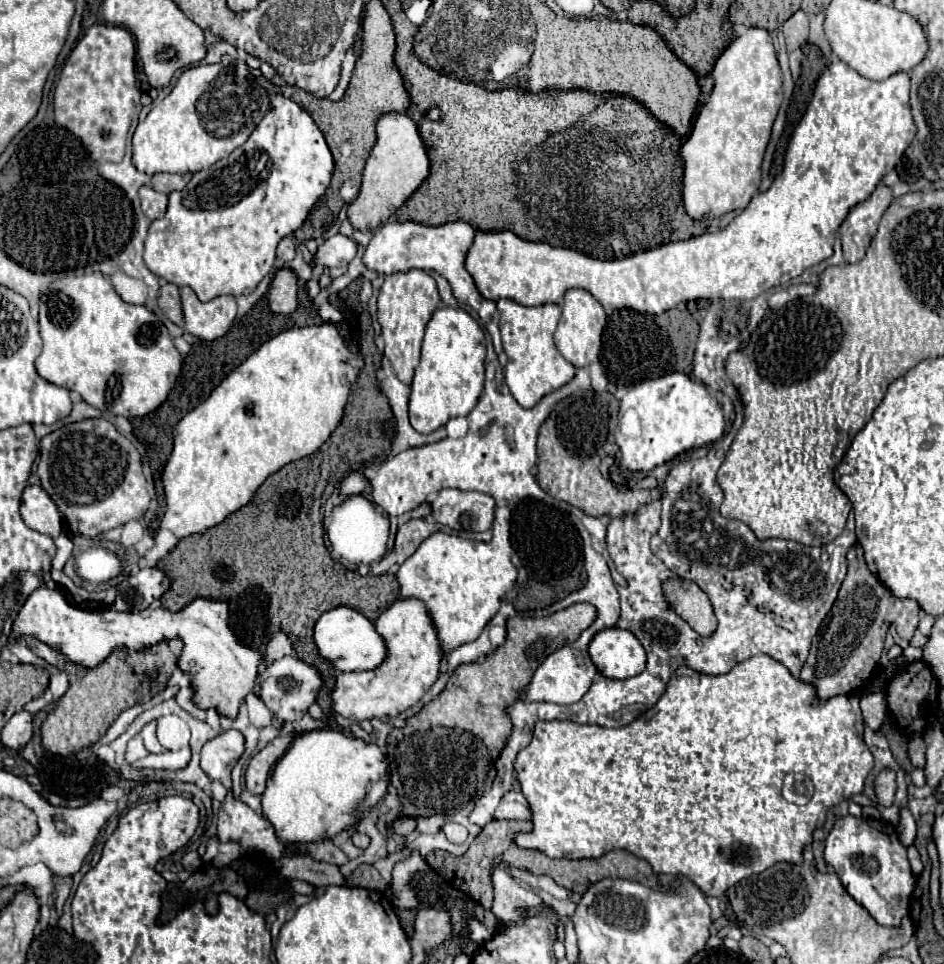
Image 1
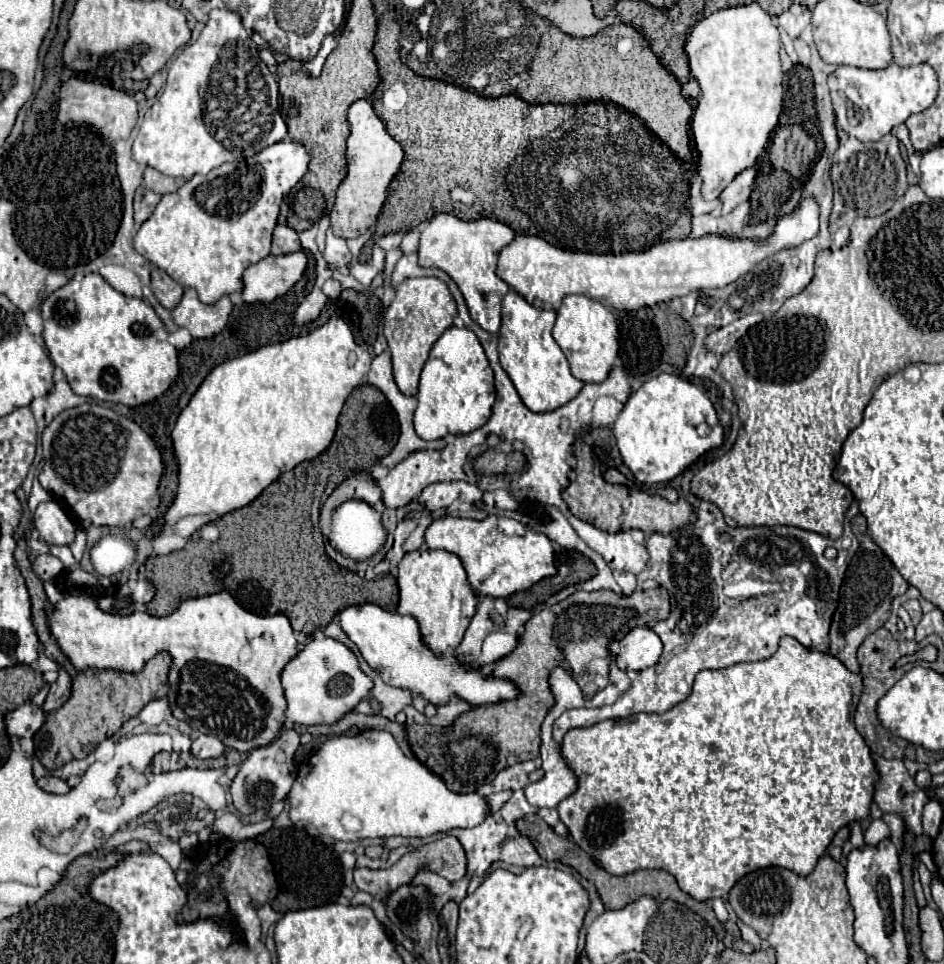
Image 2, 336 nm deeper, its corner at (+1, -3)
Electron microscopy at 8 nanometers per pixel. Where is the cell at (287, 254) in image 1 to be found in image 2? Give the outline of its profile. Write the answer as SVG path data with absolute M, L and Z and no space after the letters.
M276 225L272 235L272 255L288 255L300 251L300 239L294 229L288 225Z

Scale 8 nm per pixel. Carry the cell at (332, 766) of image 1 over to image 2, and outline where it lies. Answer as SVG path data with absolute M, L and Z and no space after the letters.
M364 731L354 737L328 739L304 765L292 785L290 819L302 829L318 829L322 835L330 835L338 841L358 841L374 837L430 837L434 833L446 833L450 829L466 829L480 825L490 815L490 803L478 793L454 793L446 783L430 773L414 757L406 757L396 739L386 731Z

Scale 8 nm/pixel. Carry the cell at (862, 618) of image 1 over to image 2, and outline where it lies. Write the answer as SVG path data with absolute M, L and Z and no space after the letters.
M856 515L852 519L852 533L858 537L860 549L852 557L850 567L846 571L846 579L840 589L840 601L830 629L830 653L836 655L848 667L848 671L858 673L860 665L856 661L856 651L860 643L866 639L866 635L874 633L878 627L884 625L884 621L890 617L892 599L896 595L906 593L908 583L892 565L892 561L882 553L882 549L868 537L864 515Z

